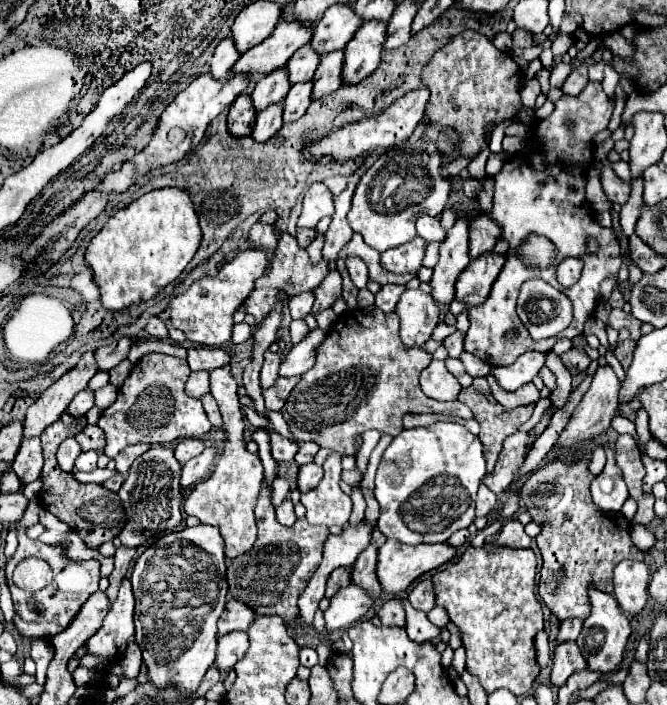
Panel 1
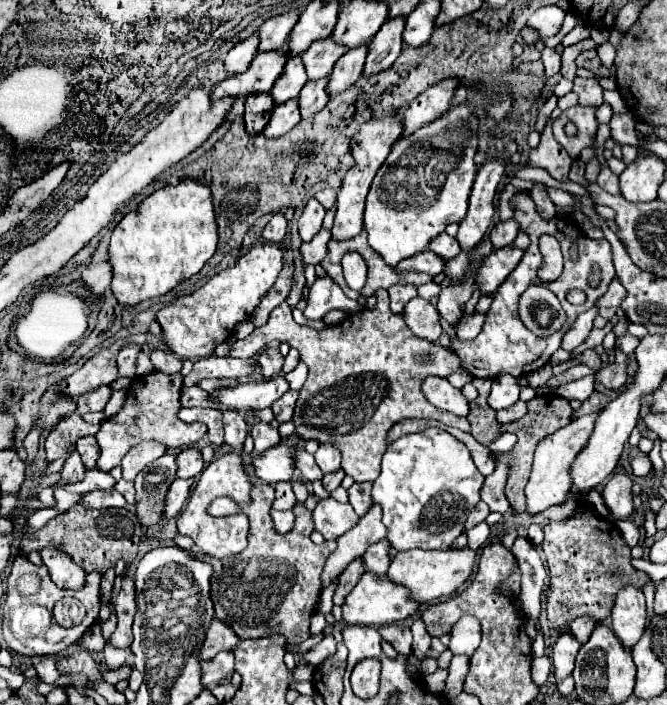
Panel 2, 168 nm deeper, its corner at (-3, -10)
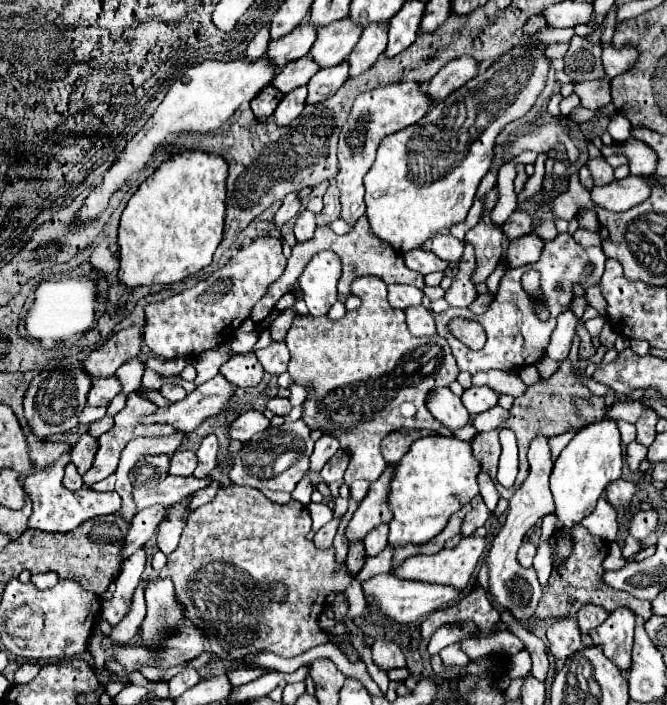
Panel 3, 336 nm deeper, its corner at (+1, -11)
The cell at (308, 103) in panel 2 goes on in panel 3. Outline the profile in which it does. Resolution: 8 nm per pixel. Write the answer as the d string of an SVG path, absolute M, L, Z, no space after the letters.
M344 59L342 63L338 63L334 67L320 69L308 81L308 99L306 99L306 103L316 105L316 103L328 99L330 95L334 95L344 85L344 81L348 79L348 69L350 69L348 59Z

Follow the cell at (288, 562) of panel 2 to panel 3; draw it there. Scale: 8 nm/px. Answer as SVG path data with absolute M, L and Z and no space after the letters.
M224 485L218 489L218 495L198 507L194 511L194 515L188 517L188 523L182 531L182 539L180 539L180 545L178 549L168 555L168 563L166 567L158 573L158 579L162 577L170 577L172 583L174 583L174 589L176 589L176 599L178 603L182 603L184 607L184 615L190 623L194 623L198 629L202 629L202 633L206 635L208 643L210 643L210 651L216 659L224 661L242 661L246 655L252 655L252 653L258 653L258 651L270 651L270 653L276 653L280 657L296 657L304 651L308 651L310 647L316 647L316 645L322 645L322 643L328 643L328 635L318 627L318 617L320 613L324 611L324 605L326 605L326 597L330 593L338 593L338 591L346 591L346 587L352 583L354 575L350 575L350 571L346 571L346 565L338 565L336 561L336 551L334 547L330 549L316 549L312 541L306 539L306 533L310 531L310 513L304 505L300 505L298 501L290 501L286 505L278 505L278 503L272 503L268 497L264 497L258 489L254 487L240 487L240 485Z

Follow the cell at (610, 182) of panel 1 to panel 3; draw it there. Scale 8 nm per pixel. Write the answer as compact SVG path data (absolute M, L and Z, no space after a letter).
M596 157L596 159L588 159L588 169L592 173L592 179L594 179L594 185L608 185L614 181L614 169L606 163L606 159L602 157Z

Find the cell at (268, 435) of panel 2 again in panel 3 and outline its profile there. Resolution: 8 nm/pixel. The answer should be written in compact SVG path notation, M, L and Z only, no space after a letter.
M250 409L250 411L246 411L246 413L242 413L242 415L238 415L236 419L230 421L226 437L246 443L252 435L264 431L266 427L270 427L270 421L264 417L264 413Z

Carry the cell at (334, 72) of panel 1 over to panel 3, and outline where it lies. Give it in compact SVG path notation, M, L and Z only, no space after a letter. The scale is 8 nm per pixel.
M372 23L364 27L364 33L358 45L350 53L350 77L364 73L372 67L378 57L384 53L388 43L388 25L386 23Z

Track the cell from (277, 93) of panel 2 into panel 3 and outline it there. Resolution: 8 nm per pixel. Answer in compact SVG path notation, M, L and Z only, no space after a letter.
M304 55L296 61L290 61L280 73L278 77L274 77L272 85L276 89L280 89L282 93L290 93L296 87L306 85L316 73L318 73L318 63L314 63L314 59L310 55Z

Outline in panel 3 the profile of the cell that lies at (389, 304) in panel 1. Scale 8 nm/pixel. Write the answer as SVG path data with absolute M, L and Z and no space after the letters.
M390 285L388 287L388 301L396 309L408 309L412 305L422 305L422 289L412 285Z

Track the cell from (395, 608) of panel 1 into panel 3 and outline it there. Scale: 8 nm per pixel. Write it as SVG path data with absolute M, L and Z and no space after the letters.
M378 639L372 647L372 659L374 663L382 669L382 671L390 671L390 669L398 669L398 667L406 667L406 659L402 649L392 643L392 641L382 641Z

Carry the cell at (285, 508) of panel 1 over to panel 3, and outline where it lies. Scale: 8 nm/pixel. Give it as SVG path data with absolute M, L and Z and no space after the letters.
M304 477L304 479L296 485L296 489L292 491L292 499L300 501L300 503L306 507L306 505L310 505L310 495L312 495L312 491L314 491L314 485L312 485L310 477Z

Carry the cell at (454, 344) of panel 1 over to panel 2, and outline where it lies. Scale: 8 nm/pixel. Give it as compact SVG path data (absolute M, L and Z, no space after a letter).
M470 314L470 316L464 316L464 318L460 320L458 330L456 330L458 338L460 338L460 340L472 340L472 338L480 332L482 322L484 322L484 314Z

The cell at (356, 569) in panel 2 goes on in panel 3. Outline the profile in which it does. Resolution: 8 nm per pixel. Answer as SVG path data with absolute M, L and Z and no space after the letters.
M354 541L350 543L350 549L348 549L348 557L346 557L346 567L350 573L358 573L364 565L364 559L366 559L366 549L364 549L364 543L362 541Z

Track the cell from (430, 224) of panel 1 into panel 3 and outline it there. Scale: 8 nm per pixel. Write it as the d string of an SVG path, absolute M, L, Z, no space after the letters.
M436 235L430 243L430 249L444 261L460 261L464 253L464 241L458 241L452 235Z

